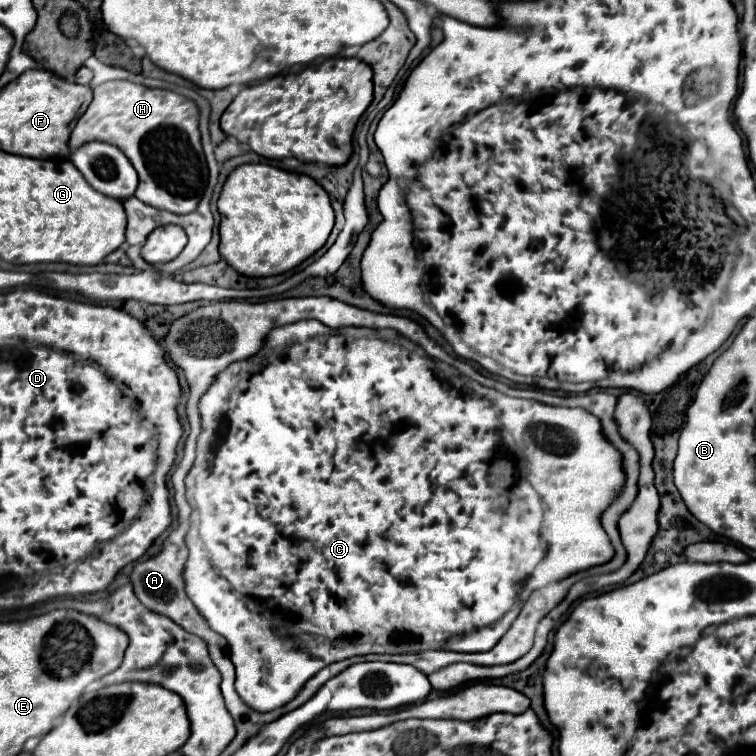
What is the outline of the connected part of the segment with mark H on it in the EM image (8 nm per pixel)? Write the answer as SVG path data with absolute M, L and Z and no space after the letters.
M112 80L94 88L94 100L70 136L70 150L88 142L106 142L120 148L140 174L142 202L174 214L190 214L198 208L208 182L198 116L198 106L176 92Z

